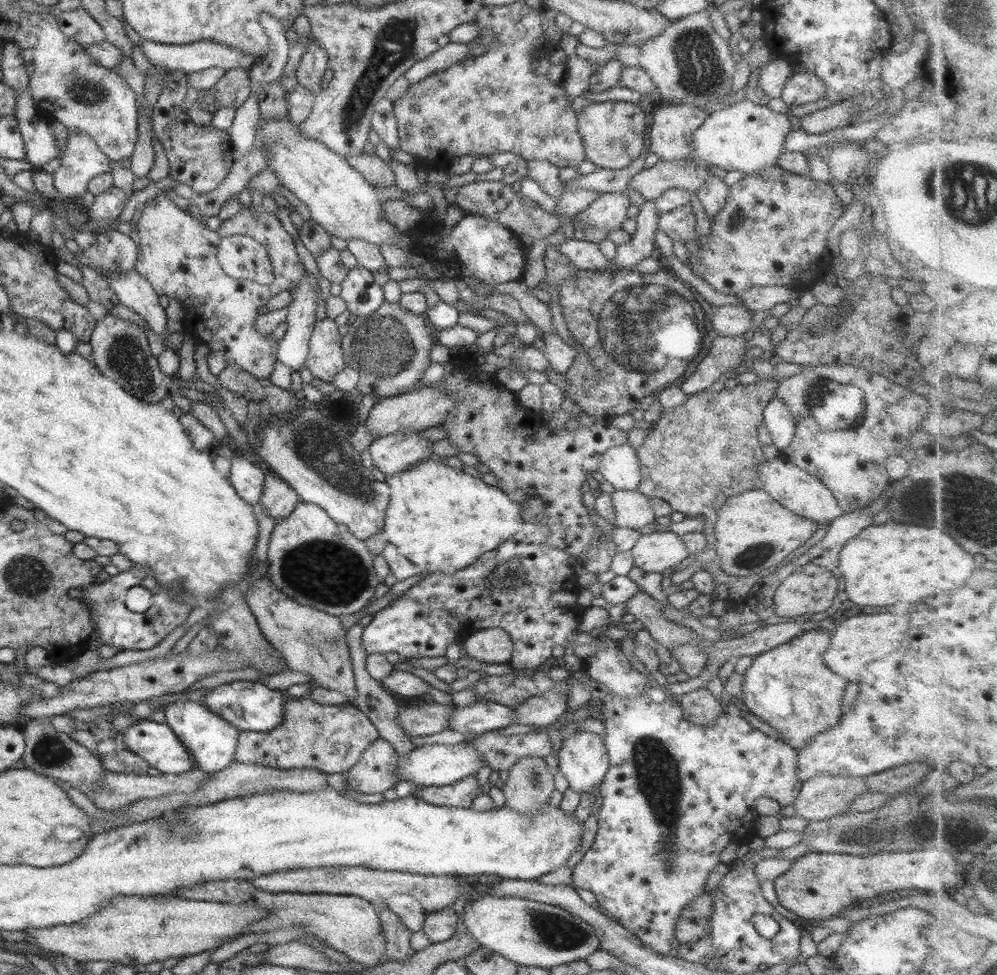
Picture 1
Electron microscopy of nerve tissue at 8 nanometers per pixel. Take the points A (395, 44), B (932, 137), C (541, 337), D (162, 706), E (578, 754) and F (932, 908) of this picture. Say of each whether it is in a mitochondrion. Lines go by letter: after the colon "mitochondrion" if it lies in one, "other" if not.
A: mitochondrion
B: other
C: other
D: other
E: other
F: other

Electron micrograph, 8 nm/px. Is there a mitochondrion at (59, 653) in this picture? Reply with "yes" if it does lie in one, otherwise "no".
no

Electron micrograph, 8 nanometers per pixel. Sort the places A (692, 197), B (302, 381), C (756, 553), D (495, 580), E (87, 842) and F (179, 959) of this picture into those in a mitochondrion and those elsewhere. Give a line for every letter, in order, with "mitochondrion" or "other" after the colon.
A: other
B: other
C: mitochondrion
D: mitochondrion
E: other
F: other

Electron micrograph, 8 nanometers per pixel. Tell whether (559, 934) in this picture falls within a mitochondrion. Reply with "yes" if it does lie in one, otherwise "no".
yes

